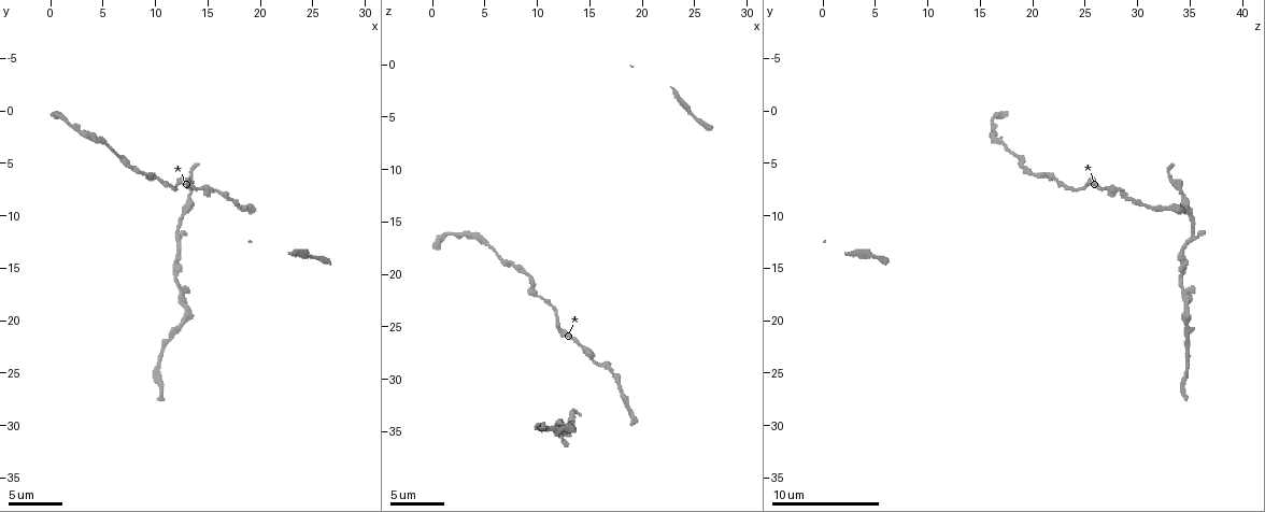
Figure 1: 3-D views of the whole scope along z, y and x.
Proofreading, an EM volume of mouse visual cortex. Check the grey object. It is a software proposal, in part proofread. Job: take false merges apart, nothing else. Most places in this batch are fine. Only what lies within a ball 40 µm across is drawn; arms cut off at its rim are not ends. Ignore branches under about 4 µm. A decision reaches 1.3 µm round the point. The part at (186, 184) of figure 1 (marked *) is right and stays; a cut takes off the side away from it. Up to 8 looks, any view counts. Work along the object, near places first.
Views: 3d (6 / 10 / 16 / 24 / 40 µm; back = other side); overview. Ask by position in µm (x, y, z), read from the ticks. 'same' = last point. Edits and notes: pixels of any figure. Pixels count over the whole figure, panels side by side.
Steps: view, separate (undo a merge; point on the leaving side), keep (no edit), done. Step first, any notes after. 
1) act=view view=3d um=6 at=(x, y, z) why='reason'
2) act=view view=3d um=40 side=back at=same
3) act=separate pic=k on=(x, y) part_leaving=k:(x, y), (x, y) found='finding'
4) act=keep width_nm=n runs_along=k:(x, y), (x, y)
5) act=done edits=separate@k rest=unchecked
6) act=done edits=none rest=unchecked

act=view view=3d um=6 at=(9.6, 6.4, 20.4)

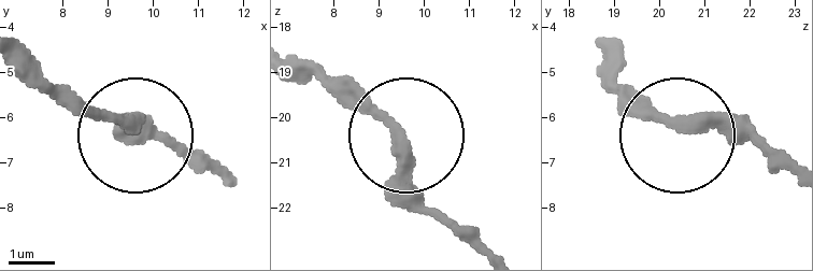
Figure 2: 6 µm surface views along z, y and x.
act=keep runs_along=2:(785, 163), (727, 129), (635, 114), (603, 87) found='all the same cell'

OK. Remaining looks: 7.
act=view view=3d um=10 at=(5.4, 3.2, 17.2) why='thick turns thin'

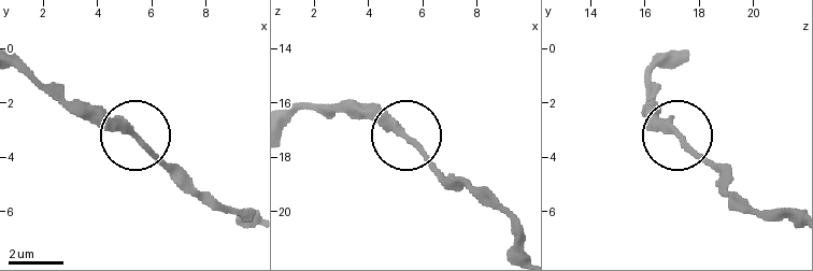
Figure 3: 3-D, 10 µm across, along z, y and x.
act=keep runs_along=3:(522, 245), (505, 217), (356, 101) found='continuous, no second cell'

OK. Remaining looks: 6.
act=view view=3d um=16 at=(12.0, 7.4, 24.8) why='sudden change in width'

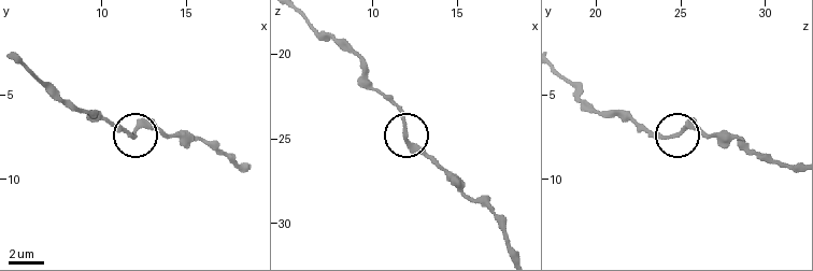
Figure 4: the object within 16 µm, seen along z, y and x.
act=keep runs_along=4:(421, 152), (405, 136), (403, 110), (393, 98) found='one cell here'

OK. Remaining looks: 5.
act=view view=3d um=16 at=(15.4, 7.6, 28.4)

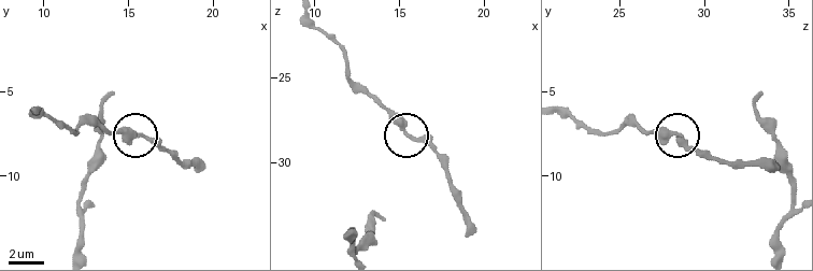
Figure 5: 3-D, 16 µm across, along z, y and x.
act=keep side_arm_um=9 runs_along=5:(636, 126), (673, 131), (698, 155) found='all the same cell'

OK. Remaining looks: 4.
act=done edits=none rest=unchecked

